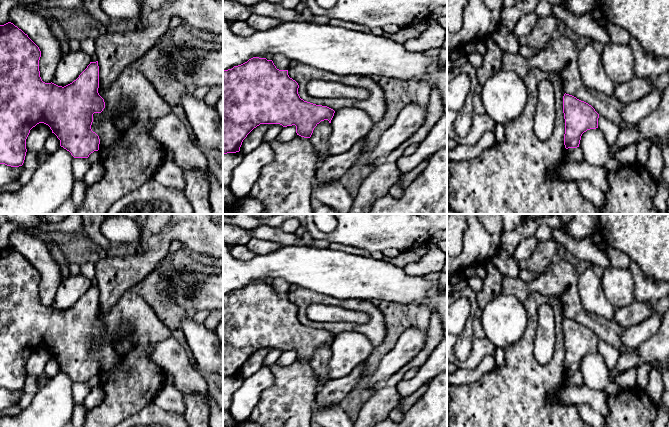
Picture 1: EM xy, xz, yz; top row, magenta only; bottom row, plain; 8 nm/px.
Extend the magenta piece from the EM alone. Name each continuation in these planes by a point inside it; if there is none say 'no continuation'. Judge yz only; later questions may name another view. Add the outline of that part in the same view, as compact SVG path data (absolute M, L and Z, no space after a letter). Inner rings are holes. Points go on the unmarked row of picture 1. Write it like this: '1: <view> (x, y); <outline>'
no continuation

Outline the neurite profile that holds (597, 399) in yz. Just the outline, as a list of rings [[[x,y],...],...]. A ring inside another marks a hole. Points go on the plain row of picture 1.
[[[563,386],[554,396],[553,401],[564,404],[587,404],[603,417],[608,415],[607,394],[585,386]]]

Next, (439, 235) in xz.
[[[447,230],[436,231],[429,239],[428,243],[433,244],[441,240],[447,240]]]

